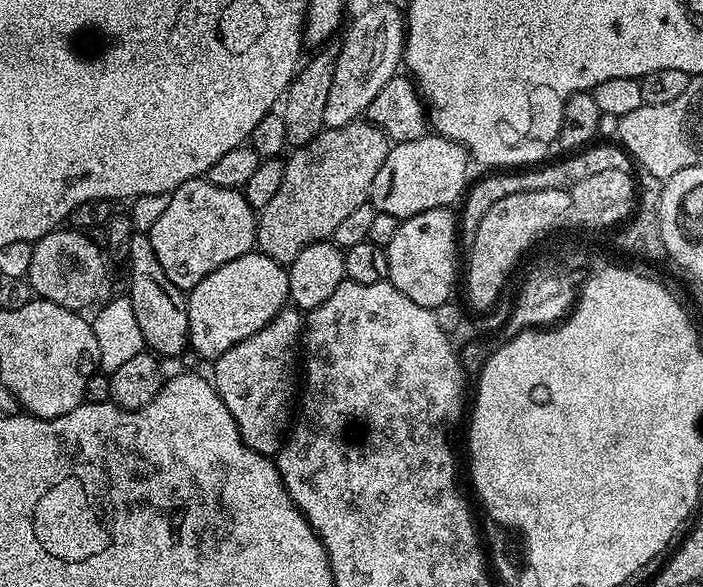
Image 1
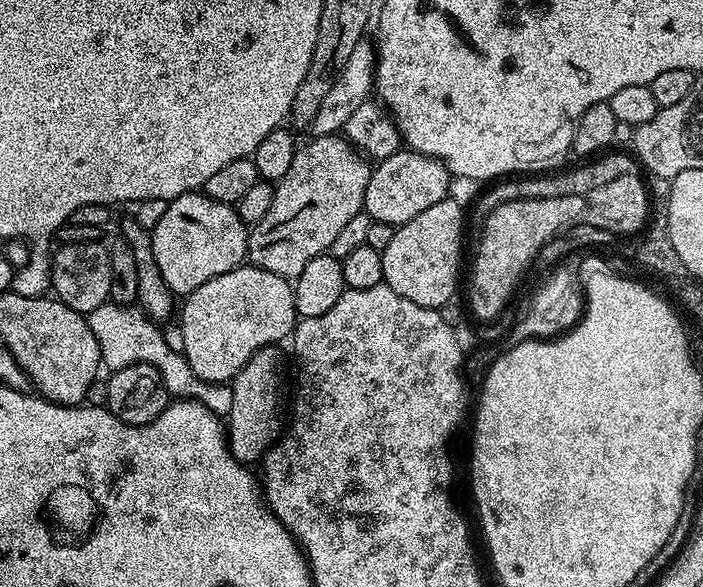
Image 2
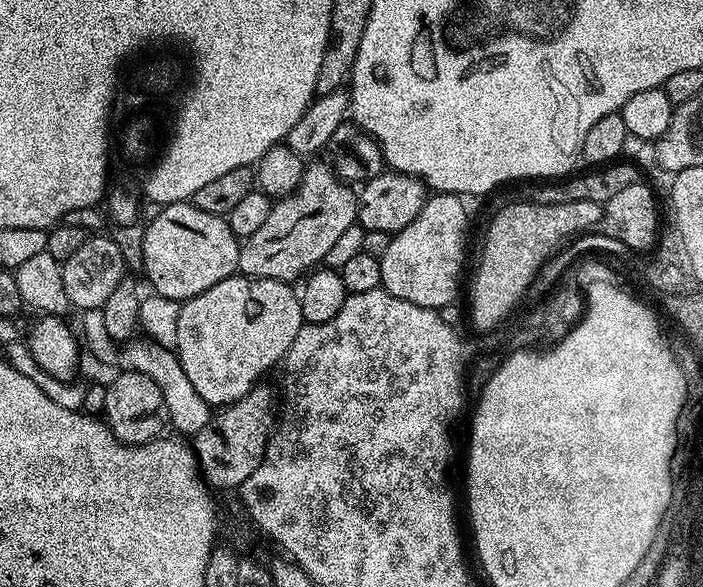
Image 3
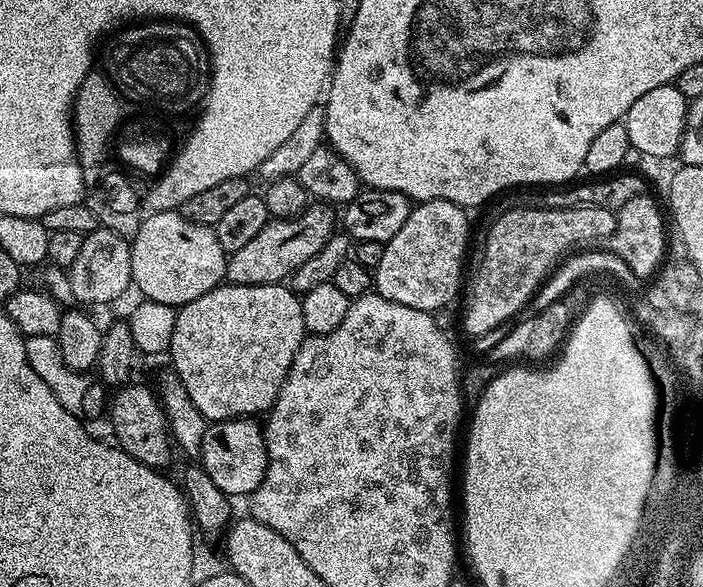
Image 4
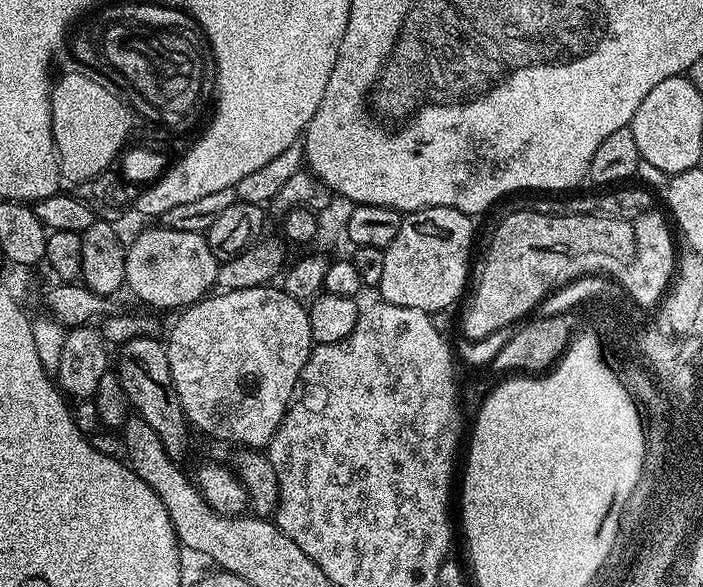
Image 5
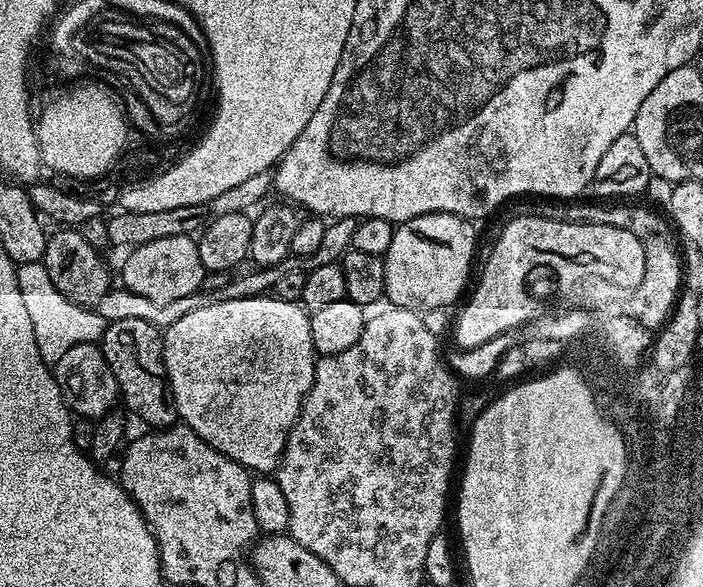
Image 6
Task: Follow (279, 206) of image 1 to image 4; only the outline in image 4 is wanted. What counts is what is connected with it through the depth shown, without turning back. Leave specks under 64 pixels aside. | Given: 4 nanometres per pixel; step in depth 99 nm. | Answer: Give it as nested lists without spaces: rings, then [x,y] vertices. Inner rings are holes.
[[[311,205],[301,216],[288,220],[271,219],[253,241],[229,255],[225,279],[236,285],[268,285],[285,281],[298,266],[316,254],[333,235],[334,216],[329,207]]]

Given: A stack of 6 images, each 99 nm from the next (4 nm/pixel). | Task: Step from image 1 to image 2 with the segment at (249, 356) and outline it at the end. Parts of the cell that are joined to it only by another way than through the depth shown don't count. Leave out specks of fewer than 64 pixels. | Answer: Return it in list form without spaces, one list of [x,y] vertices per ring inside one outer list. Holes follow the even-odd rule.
[[[276,346],[258,350],[230,384],[232,405],[226,417],[228,448],[234,459],[245,466],[252,466],[255,460],[256,463],[263,461],[282,432],[280,407],[284,404],[284,356],[280,350]]]

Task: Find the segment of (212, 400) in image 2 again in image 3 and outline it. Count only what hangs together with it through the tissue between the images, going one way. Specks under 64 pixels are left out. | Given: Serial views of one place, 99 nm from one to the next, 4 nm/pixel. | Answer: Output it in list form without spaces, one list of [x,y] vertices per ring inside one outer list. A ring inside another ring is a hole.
[[[90,308],[83,313],[80,324],[84,327],[83,343],[104,364],[117,364],[117,369],[125,372],[137,372],[146,374],[157,384],[158,390],[162,390],[162,398],[166,398],[166,410],[171,427],[177,428],[179,435],[184,438],[195,438],[198,430],[209,427],[214,420],[214,408],[194,390],[190,378],[186,378],[186,370],[182,370],[182,362],[177,358],[175,351],[159,345],[158,342],[149,338],[133,338],[121,343],[118,347],[117,341],[110,338],[106,332],[104,313],[99,308]],[[142,339],[142,340],[140,340]],[[88,343],[88,344],[87,344]],[[120,348],[120,349],[116,349]]]

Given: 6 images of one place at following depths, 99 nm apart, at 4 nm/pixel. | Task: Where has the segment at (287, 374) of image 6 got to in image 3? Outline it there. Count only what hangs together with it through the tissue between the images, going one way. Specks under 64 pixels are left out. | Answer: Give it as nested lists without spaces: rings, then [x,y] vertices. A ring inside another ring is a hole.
[[[237,274],[181,303],[178,340],[174,351],[182,362],[182,370],[186,370],[186,378],[190,378],[194,385],[194,390],[198,390],[198,394],[202,394],[202,398],[206,398],[210,405],[227,406],[238,402],[243,396],[249,396],[252,389],[267,377],[264,375],[275,364],[277,367],[283,361],[290,346],[294,346],[294,338],[298,338],[298,330],[304,323],[300,298],[291,283],[252,279]]]

